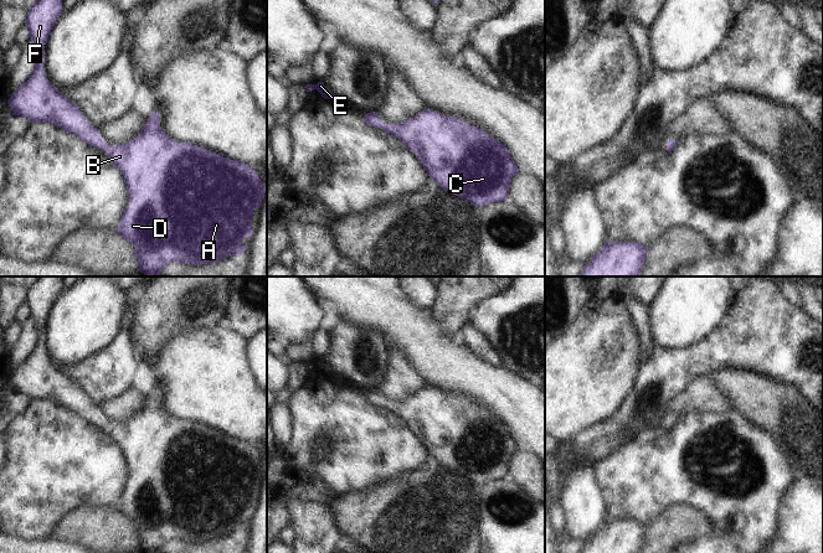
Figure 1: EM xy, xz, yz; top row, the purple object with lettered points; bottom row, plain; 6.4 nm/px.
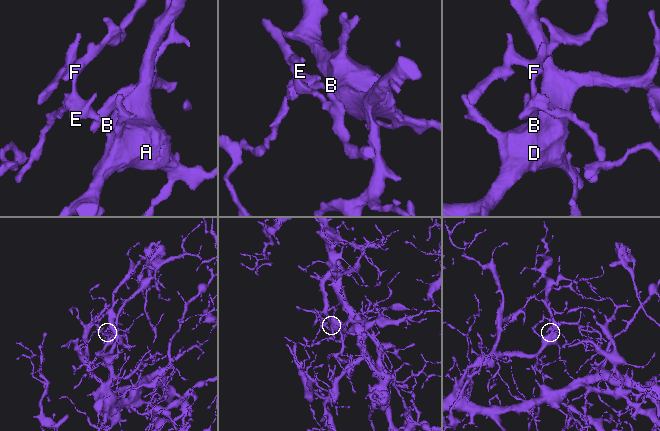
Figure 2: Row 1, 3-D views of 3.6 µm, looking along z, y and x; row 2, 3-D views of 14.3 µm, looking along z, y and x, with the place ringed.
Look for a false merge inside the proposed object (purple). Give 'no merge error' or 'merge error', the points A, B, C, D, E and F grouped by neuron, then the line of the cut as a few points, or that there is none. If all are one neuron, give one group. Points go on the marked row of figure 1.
no merge error; groups A B C D E F; cut none

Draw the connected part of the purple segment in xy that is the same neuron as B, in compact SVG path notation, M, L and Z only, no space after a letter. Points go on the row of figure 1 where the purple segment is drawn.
M38 0L26 15L26 26L30 40L36 48L35 67L29 79L22 83L9 98L12 115L21 115L30 123L53 123L62 130L74 133L88 145L107 153L109 160L119 167L128 188L128 205L119 219L118 234L134 248L139 272L145 276L159 274L168 264L201 265L222 260L246 250L243 238L252 236L253 211L262 207L266 186L252 166L223 157L205 148L173 140L160 126L160 117L154 109L142 131L123 145L108 145L98 129L86 119L78 107L55 88L45 73L45 45L56 21L63 12L62 0Z

